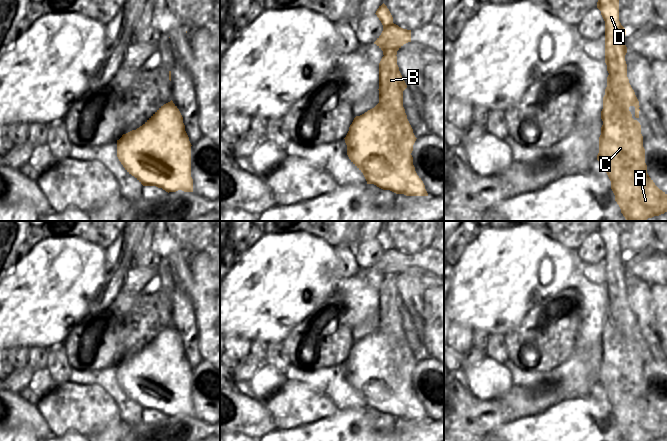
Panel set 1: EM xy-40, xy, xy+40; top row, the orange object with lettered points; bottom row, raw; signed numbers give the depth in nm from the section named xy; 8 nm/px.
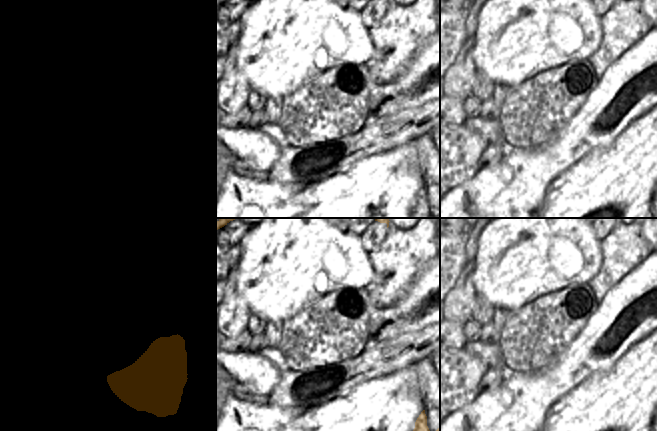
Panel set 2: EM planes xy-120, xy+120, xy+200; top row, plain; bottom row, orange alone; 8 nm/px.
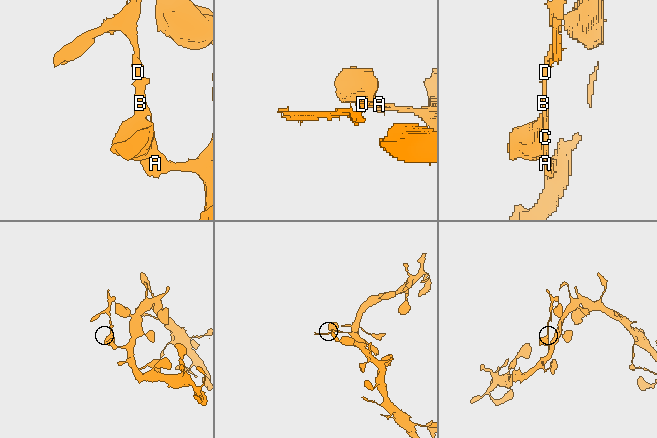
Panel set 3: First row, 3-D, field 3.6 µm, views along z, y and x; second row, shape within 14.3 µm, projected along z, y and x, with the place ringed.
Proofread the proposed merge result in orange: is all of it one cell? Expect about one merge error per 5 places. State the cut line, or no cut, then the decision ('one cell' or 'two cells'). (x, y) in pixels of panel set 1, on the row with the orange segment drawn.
cut in xy+40 along (605, 61), (614, 60), (625, 64); two cells

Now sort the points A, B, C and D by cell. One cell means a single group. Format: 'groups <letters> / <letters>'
groups A B C / D

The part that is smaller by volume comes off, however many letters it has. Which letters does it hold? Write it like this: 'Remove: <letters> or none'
Remove: D

